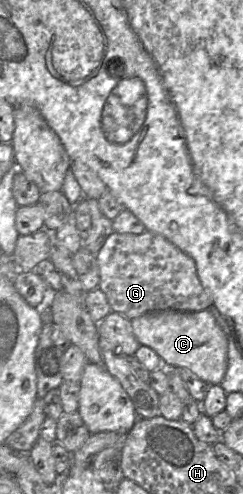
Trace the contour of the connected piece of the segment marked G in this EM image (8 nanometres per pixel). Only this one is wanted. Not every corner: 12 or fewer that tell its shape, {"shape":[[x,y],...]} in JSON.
{"shape":[[113,232],[96,254],[113,312],[213,306],[195,261],[159,234]]}

